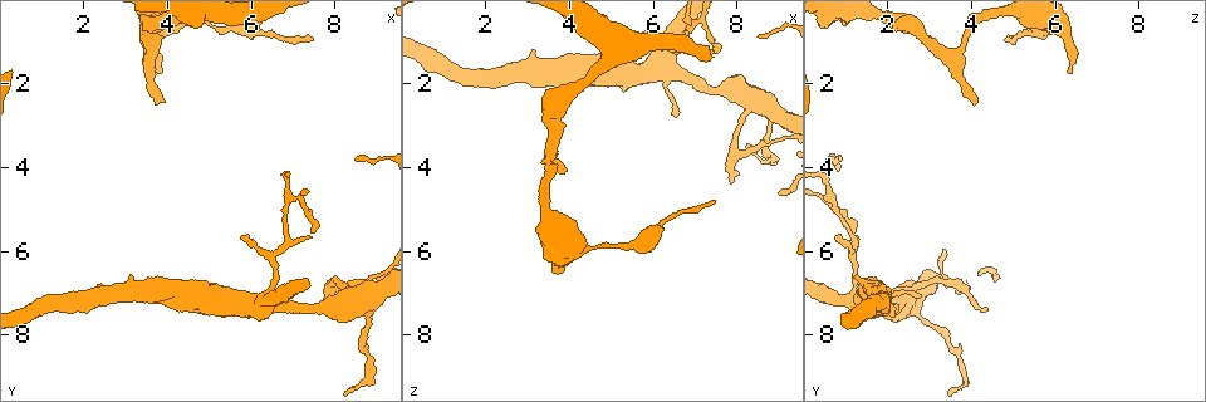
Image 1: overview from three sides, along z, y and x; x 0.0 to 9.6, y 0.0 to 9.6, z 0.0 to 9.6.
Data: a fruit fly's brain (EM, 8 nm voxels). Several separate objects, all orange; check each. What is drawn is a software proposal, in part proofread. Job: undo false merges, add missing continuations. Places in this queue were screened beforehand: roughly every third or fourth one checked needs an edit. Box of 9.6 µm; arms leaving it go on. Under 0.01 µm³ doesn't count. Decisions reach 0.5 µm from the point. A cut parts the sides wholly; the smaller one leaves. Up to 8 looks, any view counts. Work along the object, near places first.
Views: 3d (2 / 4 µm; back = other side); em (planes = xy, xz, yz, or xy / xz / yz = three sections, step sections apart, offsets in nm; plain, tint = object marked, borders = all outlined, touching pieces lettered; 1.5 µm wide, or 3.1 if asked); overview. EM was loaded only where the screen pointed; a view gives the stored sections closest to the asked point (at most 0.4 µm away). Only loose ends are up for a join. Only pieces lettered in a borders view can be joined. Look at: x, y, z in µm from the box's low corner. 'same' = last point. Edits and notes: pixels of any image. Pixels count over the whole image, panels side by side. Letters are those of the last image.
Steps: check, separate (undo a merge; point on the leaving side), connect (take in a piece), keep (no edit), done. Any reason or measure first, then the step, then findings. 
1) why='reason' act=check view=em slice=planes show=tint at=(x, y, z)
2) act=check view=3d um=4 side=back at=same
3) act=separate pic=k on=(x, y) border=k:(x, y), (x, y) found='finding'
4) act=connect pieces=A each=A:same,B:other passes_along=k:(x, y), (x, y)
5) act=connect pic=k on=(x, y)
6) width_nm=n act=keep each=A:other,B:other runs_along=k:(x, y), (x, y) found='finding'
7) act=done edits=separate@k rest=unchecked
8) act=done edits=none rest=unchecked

why='calibre changes' act=check view=3d um=4 side=back at=(8.80, 6.70, 3.40)

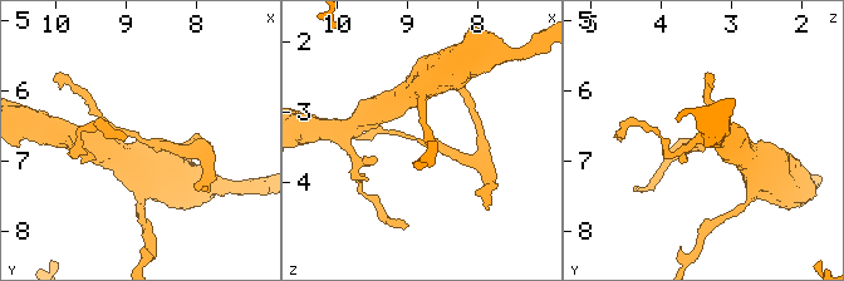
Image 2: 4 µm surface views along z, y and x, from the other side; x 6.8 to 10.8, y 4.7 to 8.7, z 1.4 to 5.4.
why='now the EM' act=check view=em slice=xy step=8 show=tint at=(8.80, 6.70, 3.45)

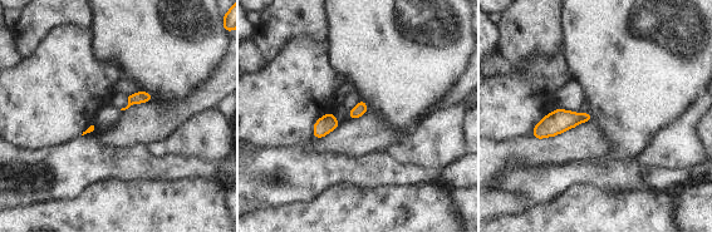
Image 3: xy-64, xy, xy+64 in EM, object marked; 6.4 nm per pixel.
act=check view=em slice=planes show=borders at=same

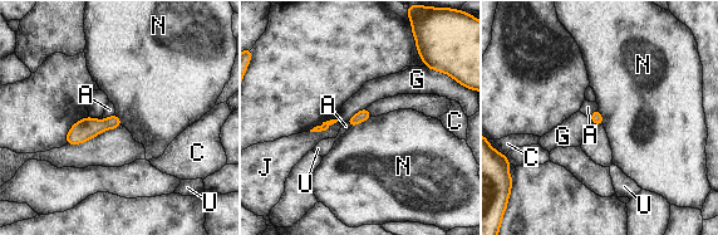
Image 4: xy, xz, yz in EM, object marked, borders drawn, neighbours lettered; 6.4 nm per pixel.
act=keep each=A:other,C:other,G:other,J:other,N:other,U:other border=4:(370, 116), (350, 128) found='all the same neuron'

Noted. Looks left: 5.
act=check view=3d um=4 at=(6.90, 4.70, 0.55)

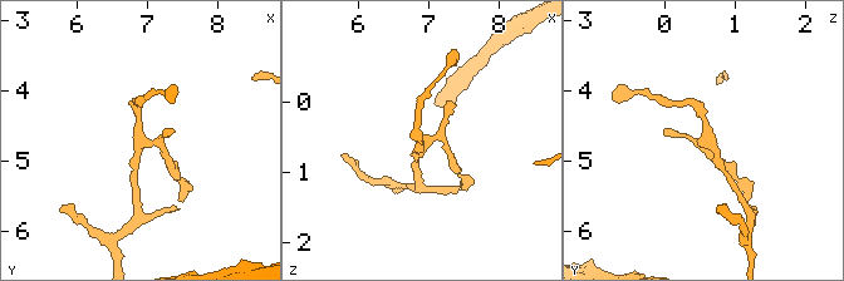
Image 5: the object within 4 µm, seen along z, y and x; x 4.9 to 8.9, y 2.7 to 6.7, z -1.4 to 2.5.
why='now the EM' act=check view=em slice=planes show=plain at=(6.90, 4.70, 0.55)

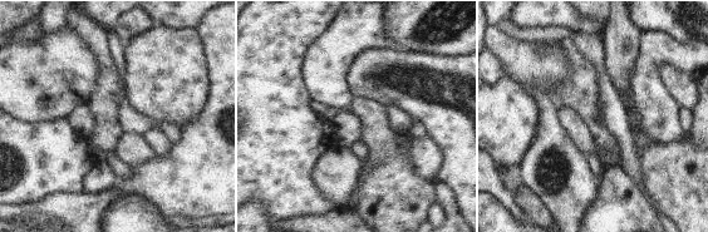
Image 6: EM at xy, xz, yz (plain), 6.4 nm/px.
why='what lies round it' act=check view=em slice=planes show=borders at=same

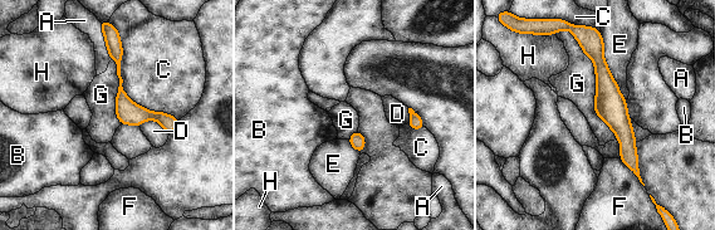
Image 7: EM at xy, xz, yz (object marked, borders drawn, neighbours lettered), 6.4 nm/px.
act=keep each=A:other,B:other,C:other,D:other,E:other,F:other,G:other,H:other border=7:(558, 30), (593, 62), (617, 138) found='continuous, no second neuron'

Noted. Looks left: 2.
act=done edits=none rest=unchecked

